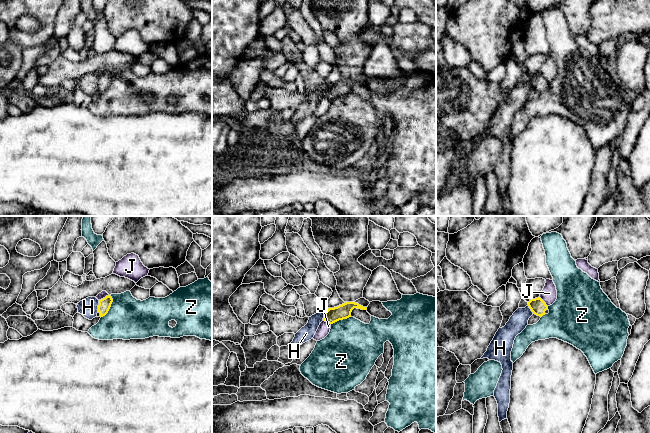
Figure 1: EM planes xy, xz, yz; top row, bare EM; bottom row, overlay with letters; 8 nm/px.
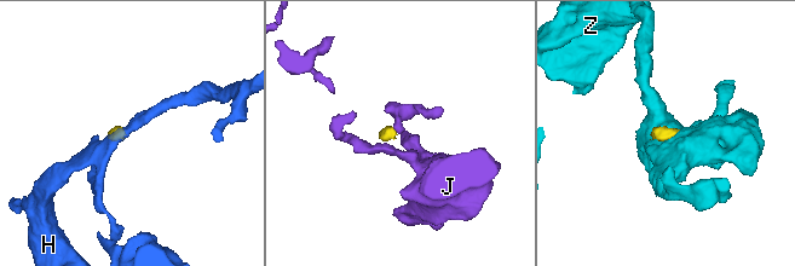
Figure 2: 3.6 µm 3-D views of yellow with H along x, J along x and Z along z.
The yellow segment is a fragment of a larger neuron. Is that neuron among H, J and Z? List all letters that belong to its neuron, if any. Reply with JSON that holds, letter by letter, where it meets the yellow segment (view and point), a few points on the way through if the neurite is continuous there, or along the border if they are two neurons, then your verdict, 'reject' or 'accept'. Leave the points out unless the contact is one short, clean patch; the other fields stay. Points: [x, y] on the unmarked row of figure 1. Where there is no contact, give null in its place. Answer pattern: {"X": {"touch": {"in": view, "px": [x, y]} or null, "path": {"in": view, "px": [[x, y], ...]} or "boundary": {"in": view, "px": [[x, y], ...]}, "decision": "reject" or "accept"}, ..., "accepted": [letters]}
{"H": {"touch": {"in": "xy", "px": [98, 82]}, "boundary": {"in": "xy", "px": [[99, 76], [97, 87]]}, "decision": "reject"}, "J": {"touch": {"in": "xy", "px": [103, 74]}, "boundary": {"in": "xy", "px": [[108, 70], [99, 76]]}, "decision": "reject"}, "Z": {"touch": {"in": "xy", "px": [110, 82]}, "boundary": {"in": "xy", "px": [[110, 71], [112, 75], [111, 82], [101, 93]]}, "decision": "reject"}, "accepted": []}

